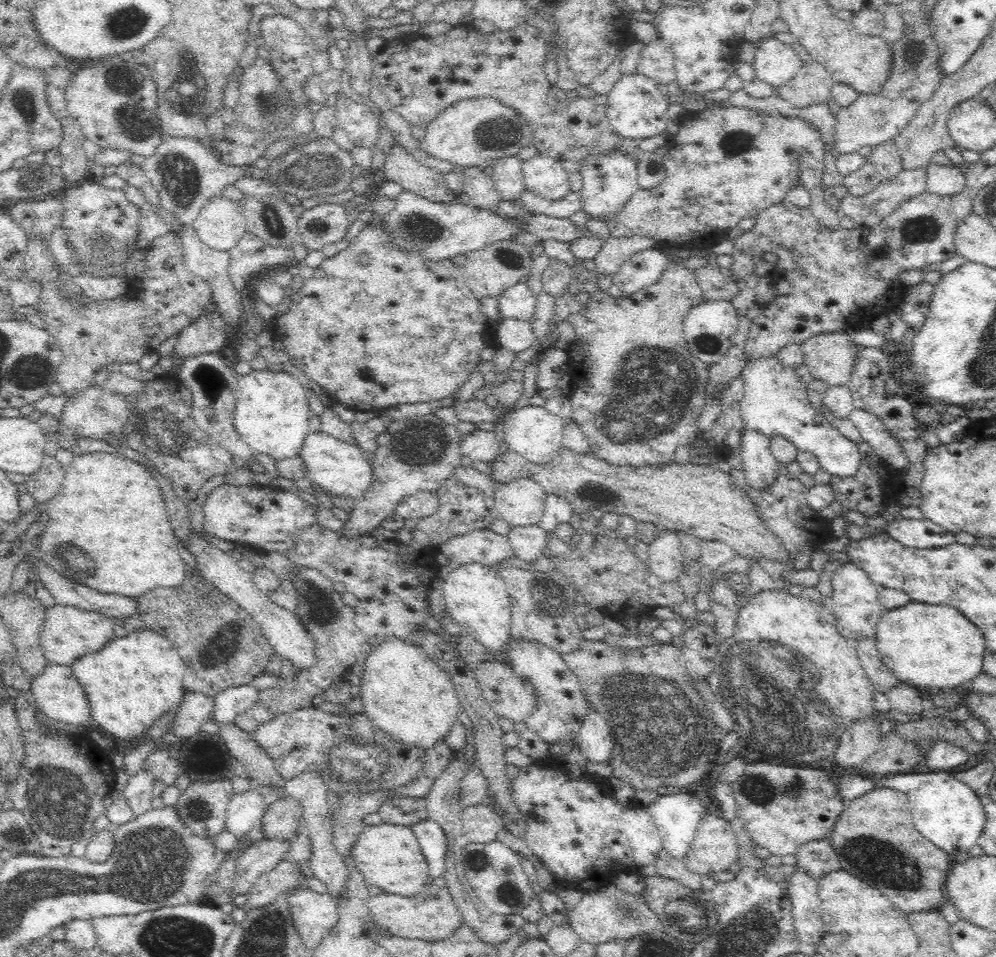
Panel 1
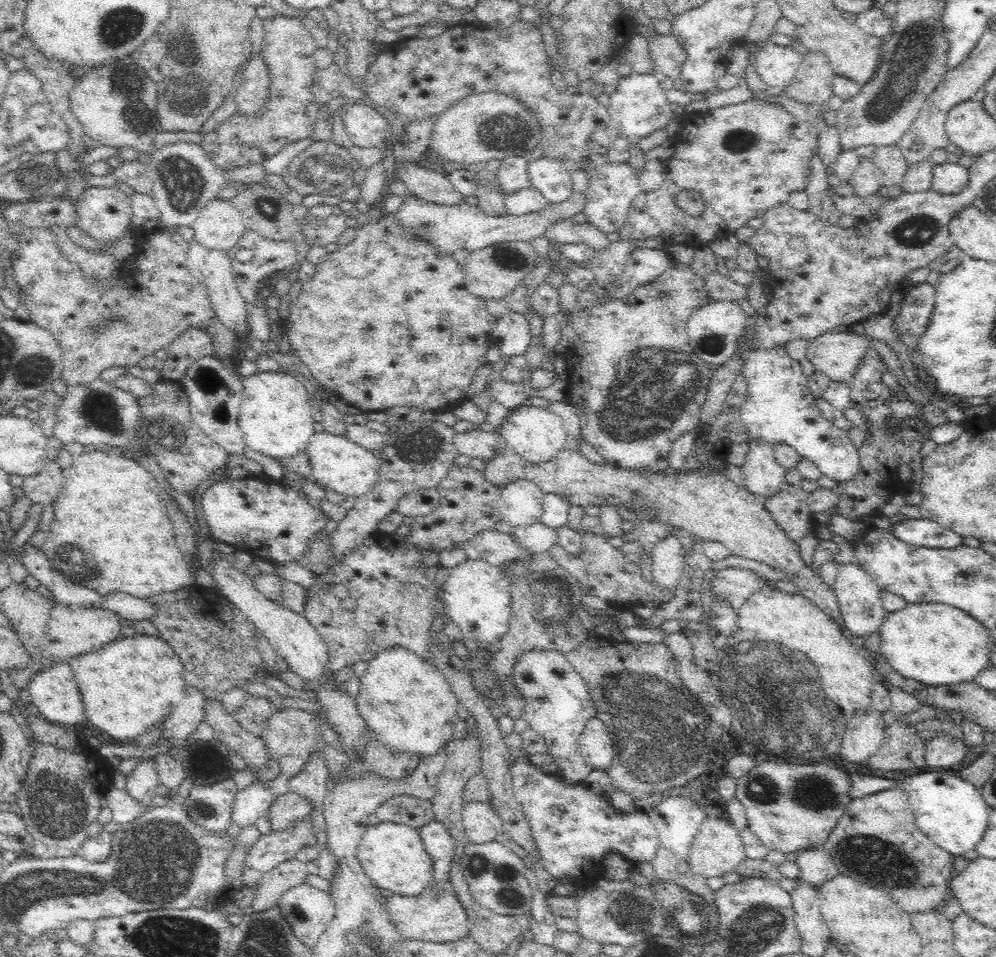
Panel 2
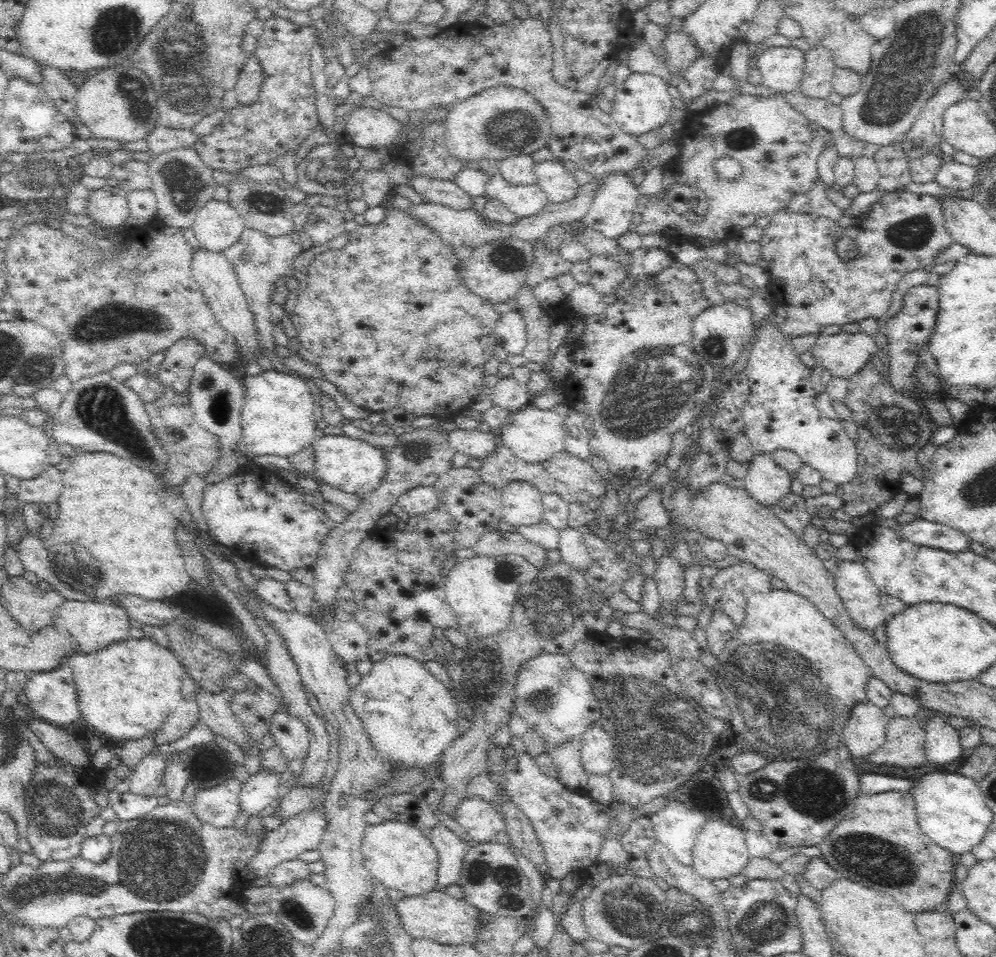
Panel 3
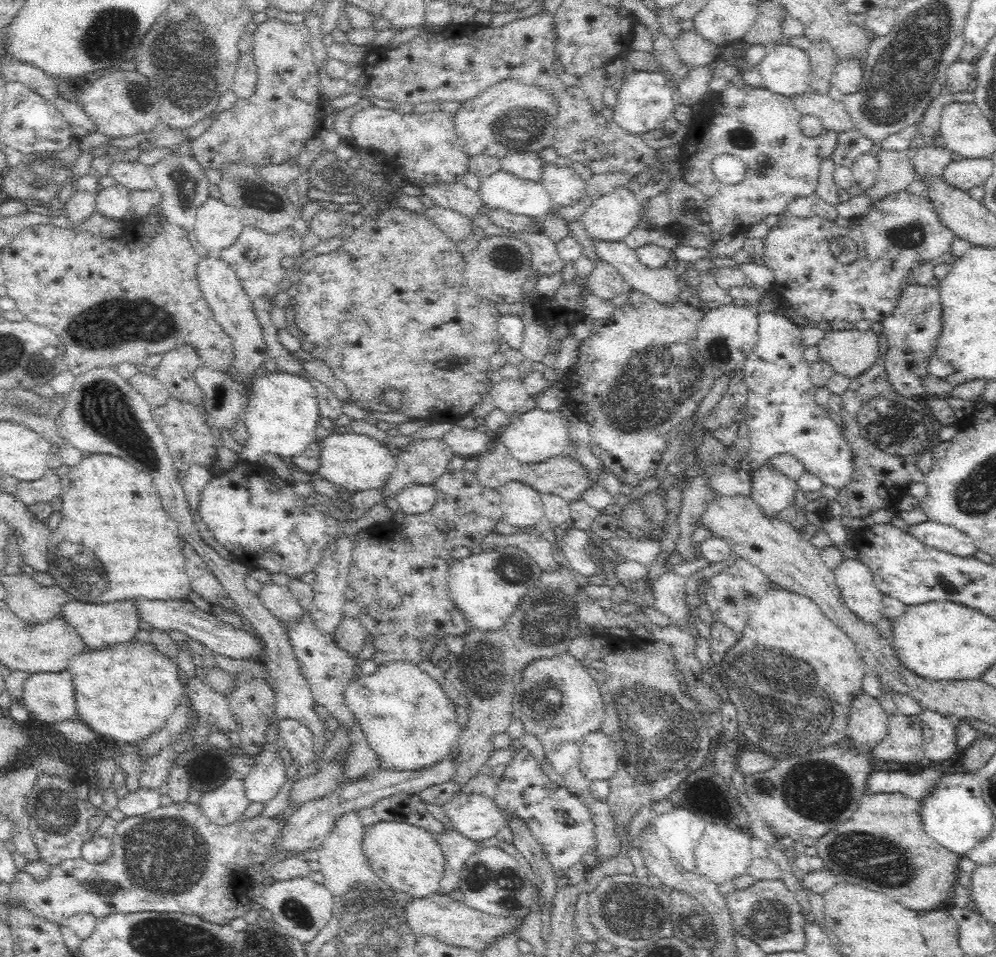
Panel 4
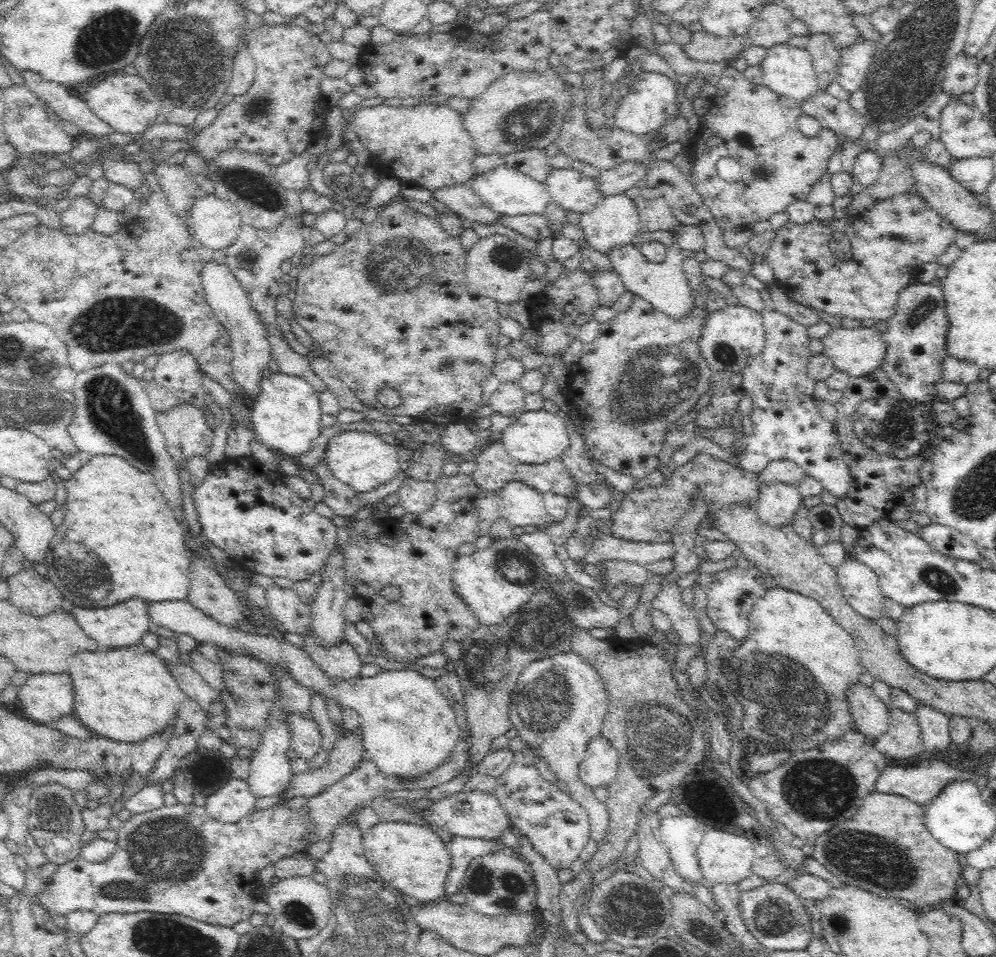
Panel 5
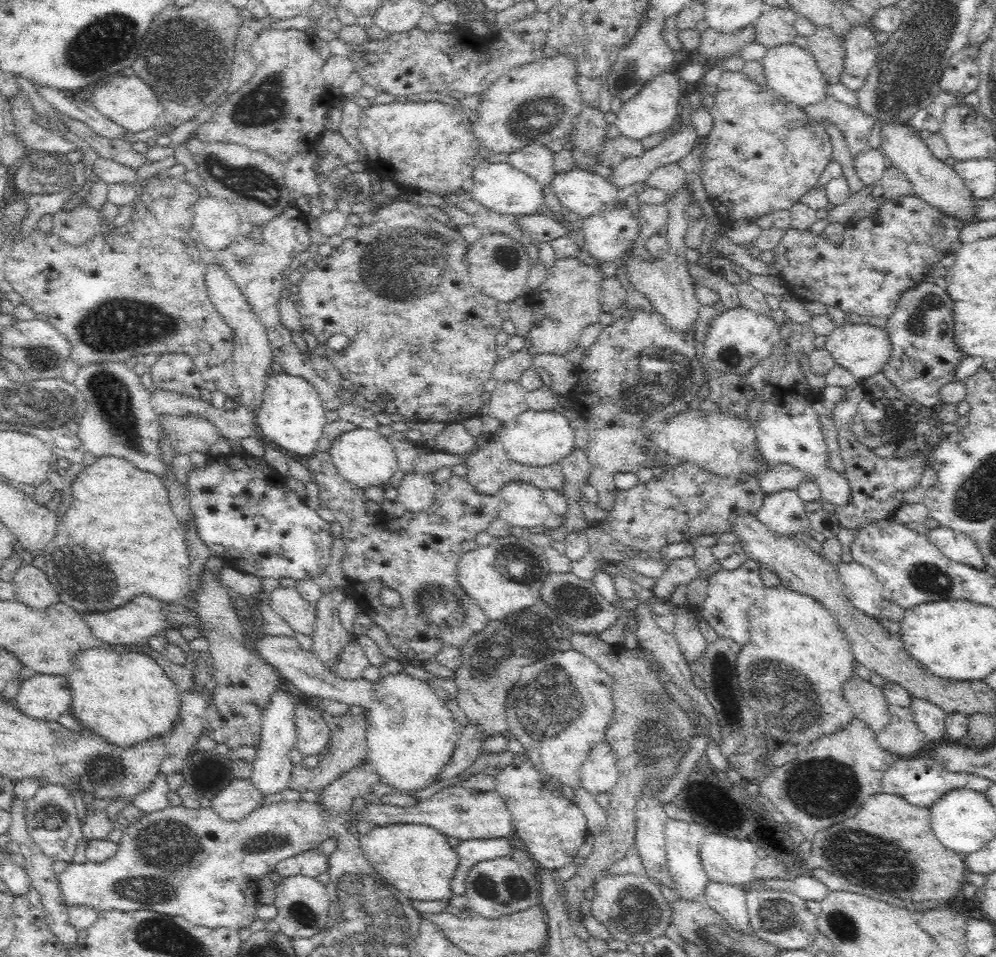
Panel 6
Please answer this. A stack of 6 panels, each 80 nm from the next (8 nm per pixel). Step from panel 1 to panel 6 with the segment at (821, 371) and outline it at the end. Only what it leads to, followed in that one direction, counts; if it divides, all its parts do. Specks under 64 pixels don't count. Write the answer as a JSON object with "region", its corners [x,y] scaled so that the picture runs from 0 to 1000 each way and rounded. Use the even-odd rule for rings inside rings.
{"region":[[[858,338],[837,343],[830,351],[827,364],[835,371],[839,381],[853,388],[859,396],[871,395],[871,393],[884,389],[888,378],[892,378],[894,366],[896,366],[889,344]]]}

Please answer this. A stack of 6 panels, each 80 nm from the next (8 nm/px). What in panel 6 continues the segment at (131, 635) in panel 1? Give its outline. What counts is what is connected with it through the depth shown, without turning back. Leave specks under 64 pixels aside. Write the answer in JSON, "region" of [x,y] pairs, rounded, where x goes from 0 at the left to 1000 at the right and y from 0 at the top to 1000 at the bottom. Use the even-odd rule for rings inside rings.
{"region":[[[102,676],[80,680],[72,688],[72,698],[67,704],[71,717],[70,745],[84,762],[108,771],[115,780],[135,781],[145,773],[161,770],[171,765],[177,754],[182,737],[179,718],[155,688],[141,679],[129,680],[113,676]]]}

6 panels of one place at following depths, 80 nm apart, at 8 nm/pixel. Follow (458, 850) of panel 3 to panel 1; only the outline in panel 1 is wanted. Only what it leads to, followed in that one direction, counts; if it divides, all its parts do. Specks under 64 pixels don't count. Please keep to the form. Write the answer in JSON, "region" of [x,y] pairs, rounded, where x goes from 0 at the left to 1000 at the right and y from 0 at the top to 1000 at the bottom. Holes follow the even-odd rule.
{"region":[[[432,855],[420,857],[412,866],[418,873],[422,888],[428,898],[432,920],[446,913],[448,874],[440,860]]]}

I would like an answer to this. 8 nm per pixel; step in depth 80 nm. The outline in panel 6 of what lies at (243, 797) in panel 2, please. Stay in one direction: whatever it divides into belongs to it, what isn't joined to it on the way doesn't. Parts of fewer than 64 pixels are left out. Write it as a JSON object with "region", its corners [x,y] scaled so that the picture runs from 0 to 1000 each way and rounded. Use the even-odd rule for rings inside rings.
{"region":[[[280,719],[273,725],[271,734],[264,744],[262,750],[262,775],[257,782],[255,793],[252,796],[251,812],[253,820],[263,829],[279,830],[283,825],[290,823],[290,815],[294,797],[290,788],[296,783],[297,758],[295,757],[295,742],[299,736],[297,725],[287,723]]]}

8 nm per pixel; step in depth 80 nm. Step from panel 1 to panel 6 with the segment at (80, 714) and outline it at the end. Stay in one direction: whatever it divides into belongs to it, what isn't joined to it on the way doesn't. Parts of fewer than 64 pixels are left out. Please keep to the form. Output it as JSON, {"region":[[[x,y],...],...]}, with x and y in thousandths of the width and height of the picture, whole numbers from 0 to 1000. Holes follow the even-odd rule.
{"region":[[[36,704],[22,712],[12,735],[30,750],[58,753],[61,746],[71,742],[71,717],[67,705]]]}

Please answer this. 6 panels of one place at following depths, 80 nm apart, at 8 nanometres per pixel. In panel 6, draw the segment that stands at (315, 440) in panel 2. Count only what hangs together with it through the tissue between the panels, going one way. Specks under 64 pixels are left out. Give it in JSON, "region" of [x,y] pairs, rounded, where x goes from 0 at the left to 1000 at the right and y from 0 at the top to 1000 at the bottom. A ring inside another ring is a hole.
{"region":[[[358,446],[341,454],[336,462],[333,462],[329,472],[334,487],[349,505],[359,508],[364,514],[371,509],[382,509],[390,505],[401,491],[399,478],[395,467],[380,450]]]}

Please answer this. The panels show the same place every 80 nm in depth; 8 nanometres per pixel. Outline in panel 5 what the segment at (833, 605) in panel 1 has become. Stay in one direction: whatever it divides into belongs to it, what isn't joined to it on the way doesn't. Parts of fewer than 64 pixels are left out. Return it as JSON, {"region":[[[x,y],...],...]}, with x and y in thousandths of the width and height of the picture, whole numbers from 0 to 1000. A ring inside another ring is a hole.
{"region":[[[858,583],[837,594],[846,625],[861,642],[879,648],[888,643],[887,628],[880,599]]]}

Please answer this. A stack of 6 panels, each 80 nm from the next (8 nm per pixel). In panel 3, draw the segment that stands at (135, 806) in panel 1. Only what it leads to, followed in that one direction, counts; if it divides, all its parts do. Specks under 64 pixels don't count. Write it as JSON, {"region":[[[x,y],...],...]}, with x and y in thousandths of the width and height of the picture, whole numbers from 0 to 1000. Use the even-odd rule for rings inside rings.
{"region":[[[149,789],[143,791],[128,813],[130,827],[143,833],[155,831],[159,821],[164,819],[163,811],[165,811],[167,791],[169,790]]]}

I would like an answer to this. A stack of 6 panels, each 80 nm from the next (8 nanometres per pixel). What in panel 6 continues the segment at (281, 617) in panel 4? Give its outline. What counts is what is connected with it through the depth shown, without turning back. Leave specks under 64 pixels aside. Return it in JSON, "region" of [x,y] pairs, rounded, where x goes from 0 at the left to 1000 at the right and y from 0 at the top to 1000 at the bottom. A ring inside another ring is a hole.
{"region":[[[277,614],[268,621],[271,634],[295,658],[312,665],[315,658],[316,633],[306,629],[296,614]]]}

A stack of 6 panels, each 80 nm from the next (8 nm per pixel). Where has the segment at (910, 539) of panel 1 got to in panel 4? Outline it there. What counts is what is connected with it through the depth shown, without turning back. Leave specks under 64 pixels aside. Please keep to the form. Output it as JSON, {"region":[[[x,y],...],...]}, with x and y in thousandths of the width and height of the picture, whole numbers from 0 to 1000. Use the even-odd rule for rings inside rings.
{"region":[[[931,544],[914,549],[910,556],[930,571],[960,581],[974,581],[981,576],[976,562],[956,550]]]}

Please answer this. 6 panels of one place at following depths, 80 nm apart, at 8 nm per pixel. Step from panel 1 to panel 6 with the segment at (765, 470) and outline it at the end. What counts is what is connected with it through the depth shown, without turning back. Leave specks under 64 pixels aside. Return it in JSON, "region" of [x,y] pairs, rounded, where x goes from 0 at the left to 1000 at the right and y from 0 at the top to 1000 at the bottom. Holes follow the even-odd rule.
{"region":[[[790,511],[767,517],[759,539],[768,551],[785,560],[813,556],[819,564],[825,564],[823,558],[815,554],[807,524],[800,513]]]}

